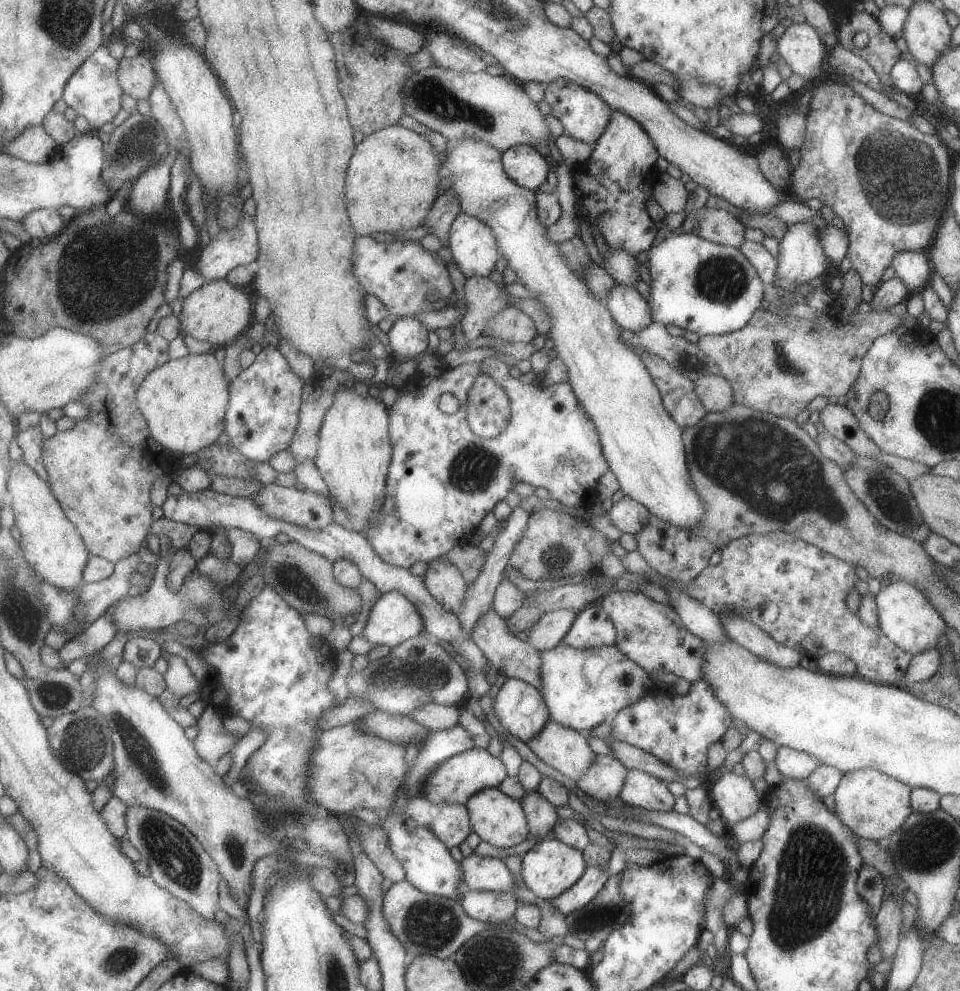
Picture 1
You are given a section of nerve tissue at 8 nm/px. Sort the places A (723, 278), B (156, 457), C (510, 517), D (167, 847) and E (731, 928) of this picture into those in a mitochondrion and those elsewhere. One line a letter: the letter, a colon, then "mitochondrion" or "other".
A: mitochondrion
B: other
C: other
D: mitochondrion
E: other

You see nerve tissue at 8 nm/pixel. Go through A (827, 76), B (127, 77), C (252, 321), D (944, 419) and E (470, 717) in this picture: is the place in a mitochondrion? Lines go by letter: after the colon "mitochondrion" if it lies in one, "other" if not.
A: other
B: other
C: other
D: mitochondrion
E: other

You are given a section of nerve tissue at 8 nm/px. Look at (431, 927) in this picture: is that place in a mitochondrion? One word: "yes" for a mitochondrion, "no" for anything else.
yes

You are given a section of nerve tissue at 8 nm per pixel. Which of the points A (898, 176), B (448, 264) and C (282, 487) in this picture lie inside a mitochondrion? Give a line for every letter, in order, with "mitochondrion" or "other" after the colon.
A: mitochondrion
B: other
C: other

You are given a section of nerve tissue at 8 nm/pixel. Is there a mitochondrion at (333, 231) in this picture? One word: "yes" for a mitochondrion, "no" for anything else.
no

